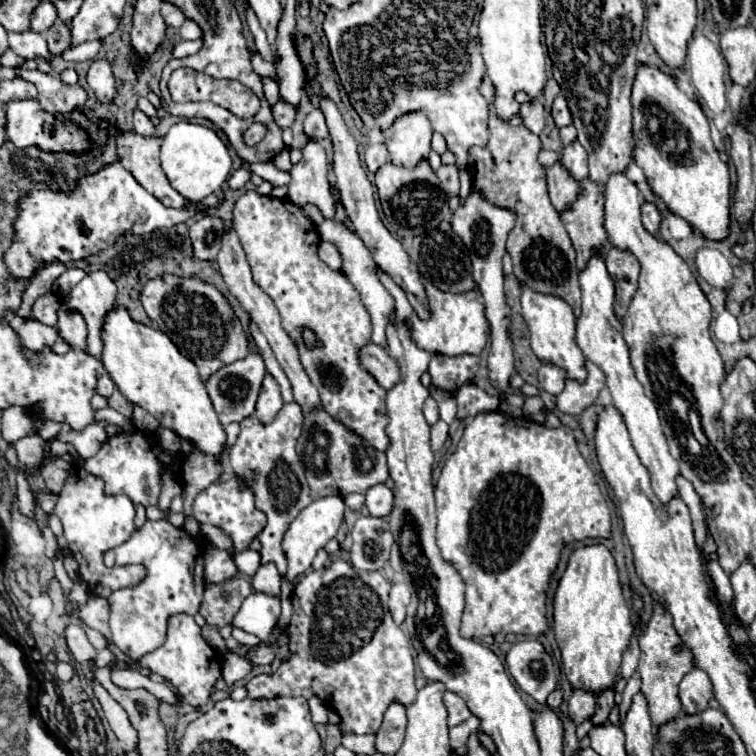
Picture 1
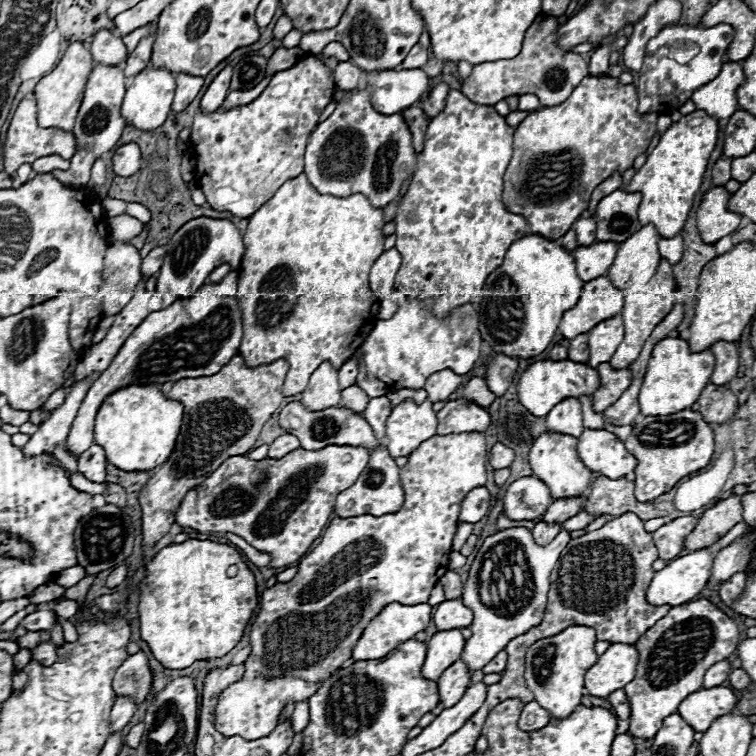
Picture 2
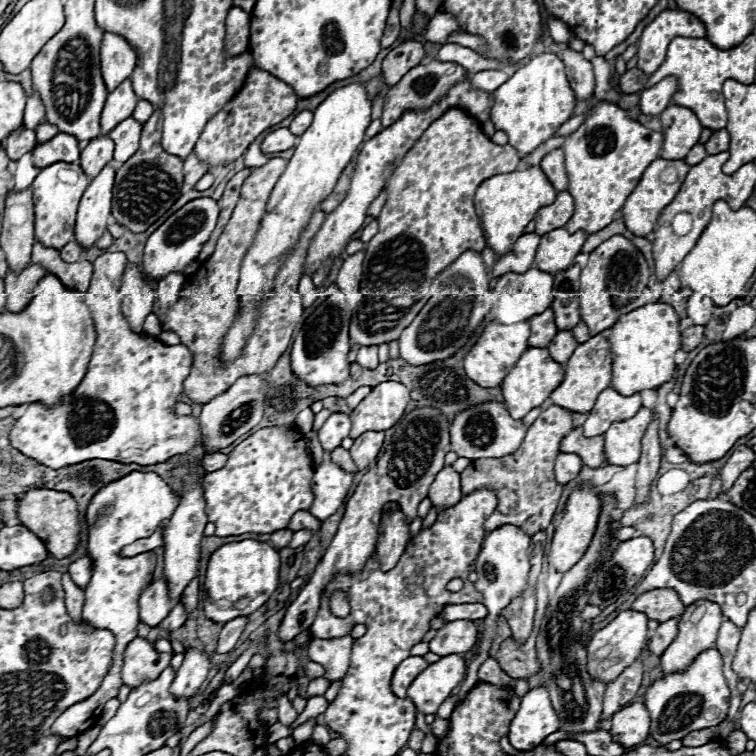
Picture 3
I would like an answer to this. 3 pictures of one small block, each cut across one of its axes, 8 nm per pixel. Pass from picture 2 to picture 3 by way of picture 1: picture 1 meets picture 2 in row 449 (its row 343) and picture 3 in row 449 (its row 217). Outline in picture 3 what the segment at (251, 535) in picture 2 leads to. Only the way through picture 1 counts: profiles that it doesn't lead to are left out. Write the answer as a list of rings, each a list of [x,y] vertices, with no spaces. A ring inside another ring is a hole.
[[[262,428],[228,454],[224,468],[204,476],[206,514],[216,524],[216,536],[238,536],[244,532],[272,534],[284,530],[298,510],[310,508],[314,500],[310,488],[314,468],[300,442],[302,434],[296,428]]]

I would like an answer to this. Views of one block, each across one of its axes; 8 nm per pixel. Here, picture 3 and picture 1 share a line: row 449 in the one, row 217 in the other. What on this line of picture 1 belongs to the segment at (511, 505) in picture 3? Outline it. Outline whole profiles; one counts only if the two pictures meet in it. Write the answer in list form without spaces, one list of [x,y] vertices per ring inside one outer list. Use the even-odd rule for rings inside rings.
[[[484,76],[480,84],[480,94],[486,98],[490,108],[488,128],[490,140],[486,146],[474,146],[470,150],[470,176],[472,186],[480,188],[488,200],[500,204],[504,208],[512,208],[518,214],[516,226],[508,236],[506,250],[514,262],[514,274],[518,276],[520,284],[528,284],[536,292],[552,294],[564,298],[572,308],[574,314],[580,316],[580,284],[578,284],[578,266],[576,266],[576,252],[564,230],[560,214],[552,206],[546,190],[546,174],[544,168],[538,164],[540,152],[540,136],[530,132],[520,116],[512,116],[510,120],[502,120],[494,112],[494,84],[488,76]]]

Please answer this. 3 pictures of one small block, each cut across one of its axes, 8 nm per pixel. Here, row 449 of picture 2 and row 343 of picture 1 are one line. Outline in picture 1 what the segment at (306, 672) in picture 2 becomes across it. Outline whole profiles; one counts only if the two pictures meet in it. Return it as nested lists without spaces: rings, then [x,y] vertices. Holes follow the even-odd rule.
[[[426,282],[428,288],[428,300],[432,304],[432,320],[420,320],[416,314],[410,316],[412,322],[412,338],[422,350],[438,352],[446,356],[462,356],[462,354],[480,354],[488,342],[488,330],[490,324],[486,320],[484,312],[484,300],[478,292],[466,292],[466,294],[450,294],[440,292],[432,284]]]

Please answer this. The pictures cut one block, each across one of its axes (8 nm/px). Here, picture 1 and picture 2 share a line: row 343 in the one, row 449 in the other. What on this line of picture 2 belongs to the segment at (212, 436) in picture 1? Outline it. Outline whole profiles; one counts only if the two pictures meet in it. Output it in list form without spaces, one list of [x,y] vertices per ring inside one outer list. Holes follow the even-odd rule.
[[[128,384],[106,396],[94,424],[94,442],[104,448],[106,458],[120,470],[152,470],[172,454],[182,422],[182,406],[168,400],[156,384]]]

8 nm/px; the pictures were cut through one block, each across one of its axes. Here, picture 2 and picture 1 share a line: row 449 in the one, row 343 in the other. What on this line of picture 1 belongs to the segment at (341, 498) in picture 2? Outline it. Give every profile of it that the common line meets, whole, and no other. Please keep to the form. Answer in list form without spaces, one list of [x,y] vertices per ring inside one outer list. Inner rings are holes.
[[[324,220],[320,226],[318,226],[318,235],[320,240],[324,242],[332,242],[338,252],[342,254],[342,272],[344,276],[348,276],[348,280],[354,284],[354,288],[360,292],[360,298],[364,302],[364,306],[368,308],[370,316],[372,316],[372,342],[374,344],[380,344],[380,346],[386,346],[386,324],[388,324],[388,318],[394,310],[394,298],[388,294],[388,290],[378,282],[376,274],[374,274],[374,260],[372,260],[372,254],[364,248],[364,242],[352,234],[344,224],[340,222],[332,222],[332,220]]]

